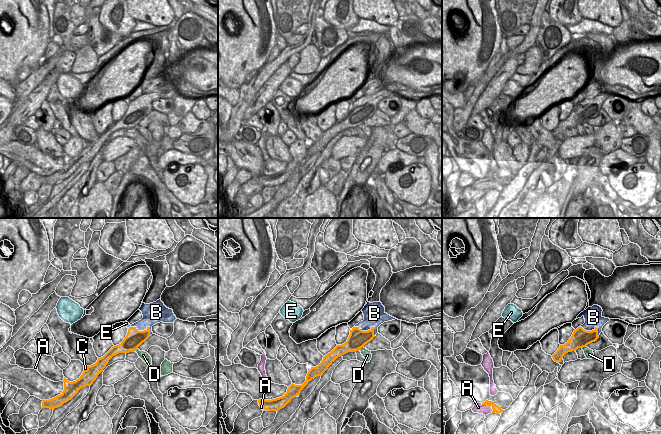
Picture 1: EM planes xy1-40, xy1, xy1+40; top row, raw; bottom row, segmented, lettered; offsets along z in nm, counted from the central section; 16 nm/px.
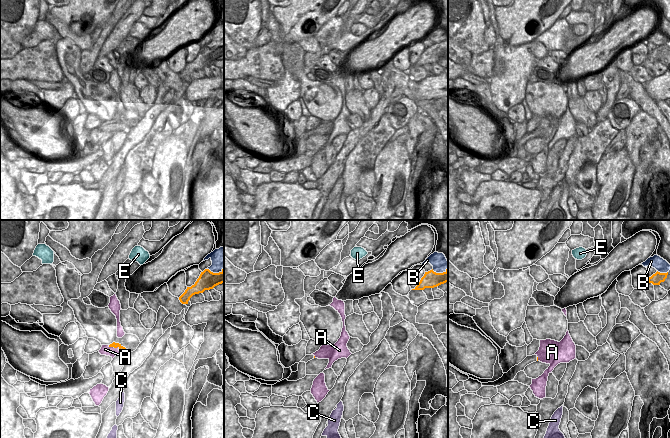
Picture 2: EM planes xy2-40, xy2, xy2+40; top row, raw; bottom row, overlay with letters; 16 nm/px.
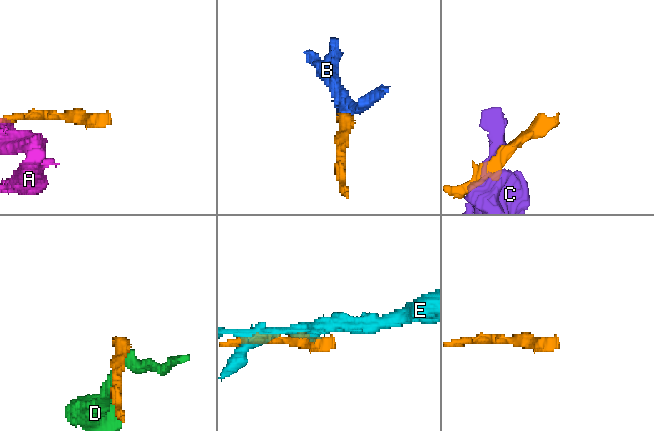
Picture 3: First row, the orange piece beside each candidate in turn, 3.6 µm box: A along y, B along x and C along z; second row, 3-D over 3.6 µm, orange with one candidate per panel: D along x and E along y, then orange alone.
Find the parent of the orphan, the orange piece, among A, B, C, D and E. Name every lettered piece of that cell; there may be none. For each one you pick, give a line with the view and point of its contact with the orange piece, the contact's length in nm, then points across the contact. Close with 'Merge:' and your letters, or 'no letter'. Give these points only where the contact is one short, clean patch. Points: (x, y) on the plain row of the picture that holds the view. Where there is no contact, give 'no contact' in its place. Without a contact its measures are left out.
Merge: no letter

